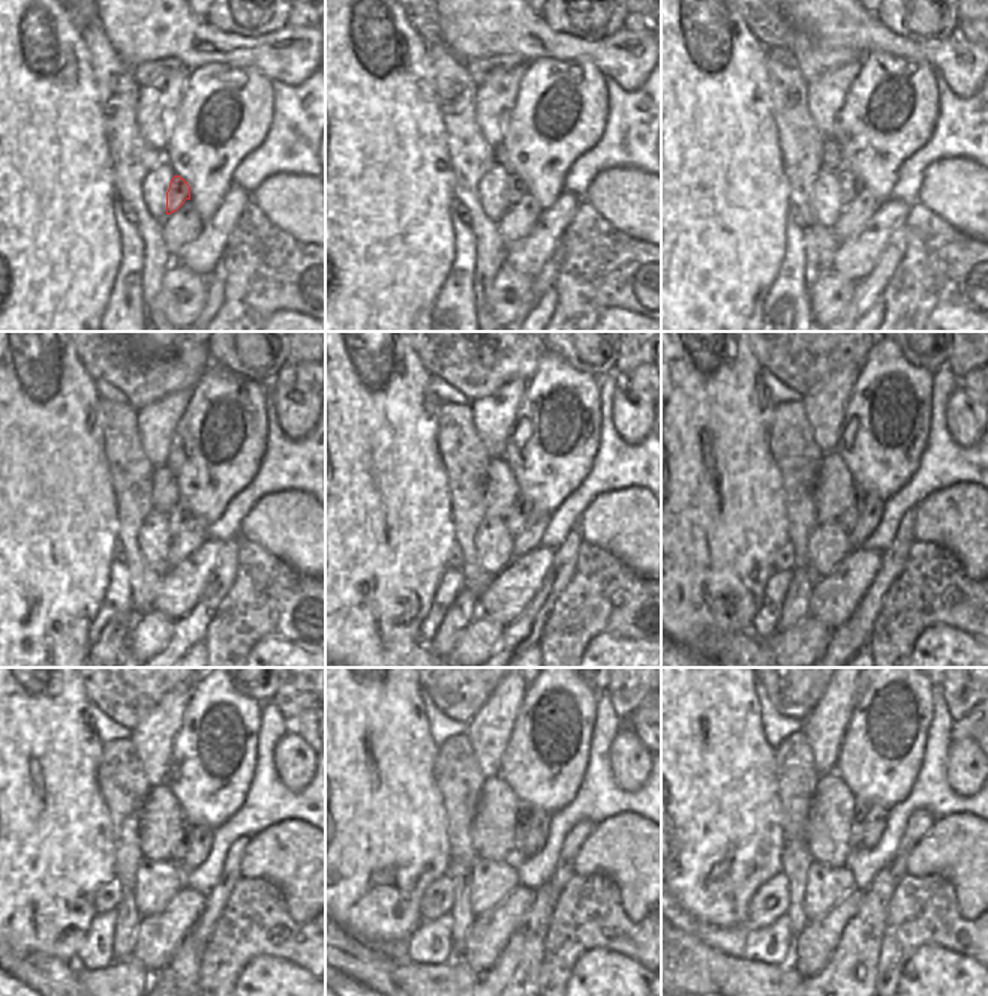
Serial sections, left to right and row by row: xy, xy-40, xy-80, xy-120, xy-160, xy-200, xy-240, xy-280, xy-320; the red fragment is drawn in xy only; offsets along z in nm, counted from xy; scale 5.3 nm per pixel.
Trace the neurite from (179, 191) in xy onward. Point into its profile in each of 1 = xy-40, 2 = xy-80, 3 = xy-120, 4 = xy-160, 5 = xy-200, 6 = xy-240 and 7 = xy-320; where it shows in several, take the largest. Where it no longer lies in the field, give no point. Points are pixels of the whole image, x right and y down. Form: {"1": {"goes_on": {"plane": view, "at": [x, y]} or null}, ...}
{"1": {"goes_on": {"plane": "xy-40", "at": [514, 186]}}, "2": {"goes_on": {"plane": "xy-80", "at": [850, 183]}}, "3": {"goes_on": {"plane": "xy-120", "at": [179, 516]}}, "4": {"goes_on": {"plane": "xy-160", "at": [519, 512]}}, "5": {"goes_on": {"plane": "xy-200", "at": [849, 519]}}, "6": {"goes_on": {"plane": "xy-240", "at": [182, 848]}}, "7": {"goes_on": {"plane": "xy-320", "at": [858, 822]}}}

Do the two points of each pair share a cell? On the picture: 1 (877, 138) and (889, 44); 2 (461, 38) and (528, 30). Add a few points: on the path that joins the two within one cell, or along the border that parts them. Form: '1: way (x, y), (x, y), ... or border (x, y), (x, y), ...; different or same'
1: border (862, 54), (889, 53), (922, 62); different
2: way (477, 30), (511, 30); same

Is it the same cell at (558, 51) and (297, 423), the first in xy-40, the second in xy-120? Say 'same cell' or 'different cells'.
same cell

